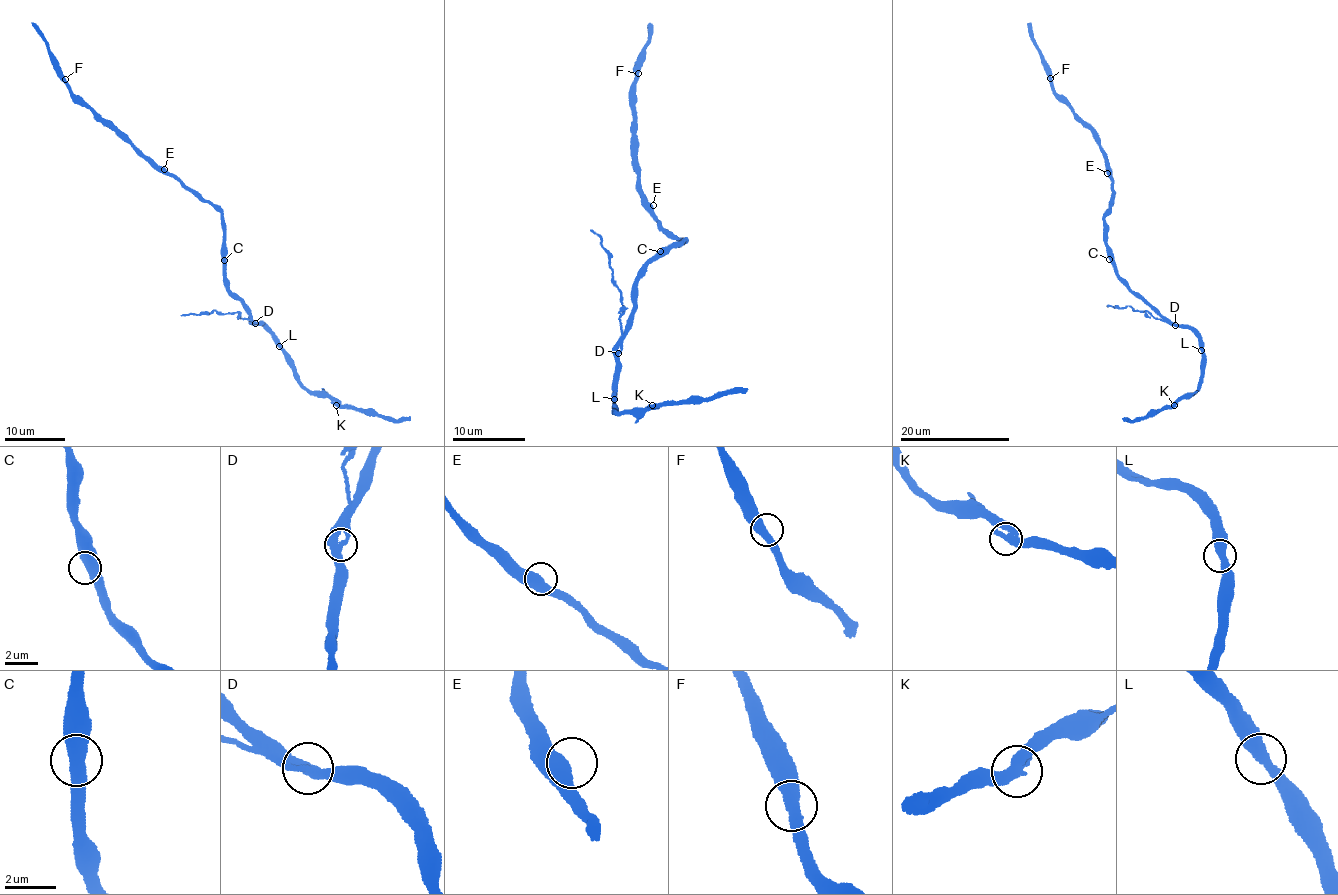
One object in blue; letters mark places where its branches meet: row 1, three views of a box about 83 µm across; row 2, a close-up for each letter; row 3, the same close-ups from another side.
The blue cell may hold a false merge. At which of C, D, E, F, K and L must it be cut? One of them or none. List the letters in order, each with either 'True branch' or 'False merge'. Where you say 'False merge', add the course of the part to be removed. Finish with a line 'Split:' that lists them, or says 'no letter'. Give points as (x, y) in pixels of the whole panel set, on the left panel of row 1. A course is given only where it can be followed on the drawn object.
C: True branch
D: False merge. Course of the part to remove: (255, 323), (243, 319), (238, 312), (180, 315)
E: True branch
F: True branch
K: True branch
L: True branch
Split: D

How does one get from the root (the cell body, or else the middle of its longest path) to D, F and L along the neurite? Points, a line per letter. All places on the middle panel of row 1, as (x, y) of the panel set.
D: (660, 256), (652, 258), (640, 277), (630, 321), (618, 352)
F: (660, 256), (686, 241), (662, 232), (639, 182), (632, 150), (635, 123), (632, 105), (638, 73)
L: (660, 256), (652, 258), (636, 287), (633, 310), (618, 354), (614, 399)

